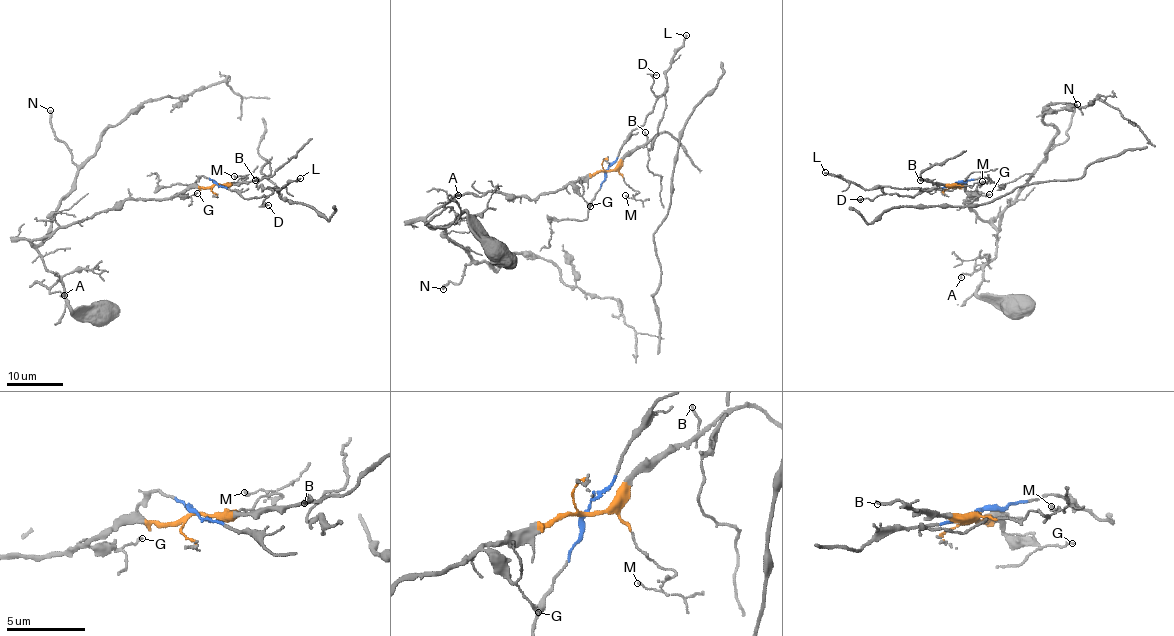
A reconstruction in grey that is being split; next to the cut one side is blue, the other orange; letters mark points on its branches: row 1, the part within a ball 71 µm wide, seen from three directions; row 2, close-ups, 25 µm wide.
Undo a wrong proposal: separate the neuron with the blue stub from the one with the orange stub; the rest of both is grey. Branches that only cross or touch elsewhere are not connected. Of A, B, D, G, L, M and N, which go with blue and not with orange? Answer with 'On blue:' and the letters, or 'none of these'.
On blue: D, L

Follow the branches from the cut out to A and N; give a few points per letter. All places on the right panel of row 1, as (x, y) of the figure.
A: (956, 184), (972, 195), (980, 192), (969, 207), (996, 234), (995, 256), (962, 277)
N: (956, 184), (972, 195), (980, 192), (969, 207), (999, 228), (1004, 211), (1048, 152), (1068, 138), (1077, 104)

